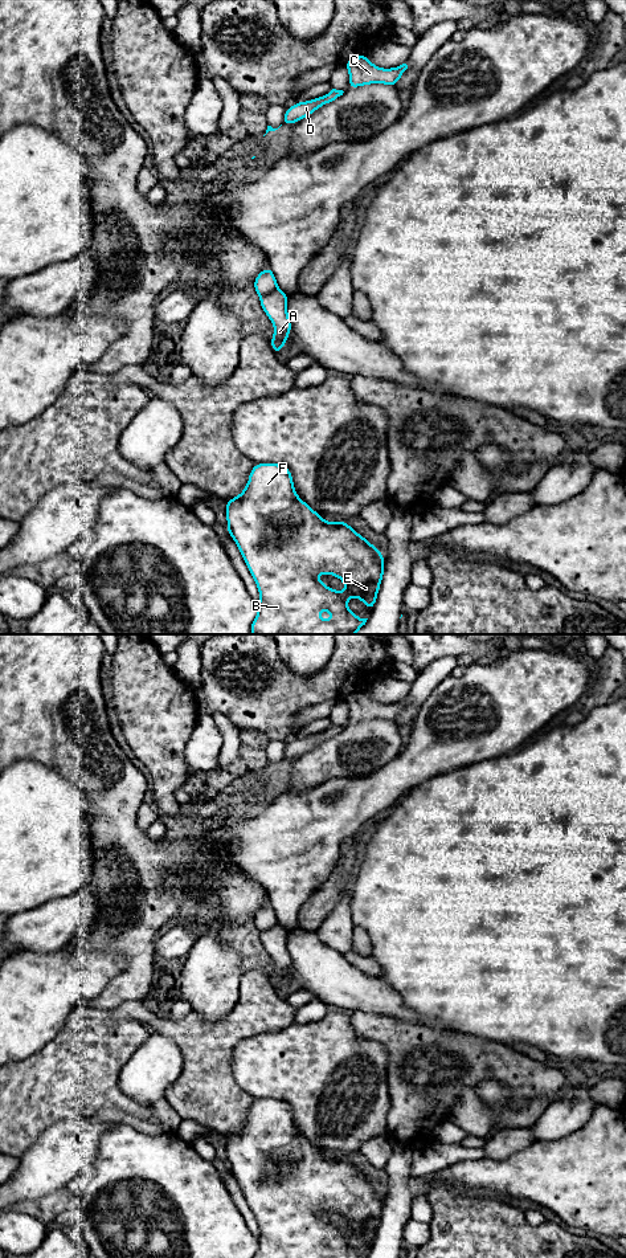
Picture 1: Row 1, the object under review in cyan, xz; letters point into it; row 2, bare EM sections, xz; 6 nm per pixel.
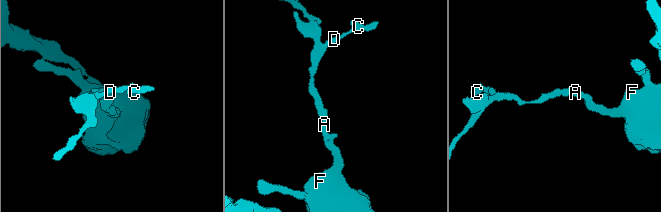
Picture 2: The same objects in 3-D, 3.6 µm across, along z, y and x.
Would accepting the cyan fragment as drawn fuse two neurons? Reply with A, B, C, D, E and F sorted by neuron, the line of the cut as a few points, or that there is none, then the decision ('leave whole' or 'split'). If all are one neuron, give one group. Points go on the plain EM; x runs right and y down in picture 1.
A B E F / C D | xz (277, 923), (261, 932) | split

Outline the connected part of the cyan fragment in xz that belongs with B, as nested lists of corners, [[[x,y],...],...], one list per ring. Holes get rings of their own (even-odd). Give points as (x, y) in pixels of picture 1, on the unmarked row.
[[[255,1099],[249,1110],[249,1118],[245,1122],[244,1127],[226,1137],[226,1156],[228,1156],[228,1168],[236,1177],[251,1212],[259,1226],[258,1237],[258,1249],[253,1258],[367,1258],[368,1254],[360,1254],[353,1250],[347,1237],[349,1233],[360,1234],[365,1242],[372,1246],[376,1239],[376,1233],[380,1226],[380,1220],[384,1212],[384,1190],[375,1184],[364,1172],[359,1171],[353,1164],[349,1163],[348,1157],[326,1157],[322,1155],[320,1149],[314,1147],[306,1137],[303,1137],[294,1124],[292,1110],[291,1107],[279,1099]],[[319,1209],[328,1209],[337,1212],[345,1221],[344,1228],[337,1228],[336,1225],[328,1224],[326,1220],[318,1216]],[[322,1245],[328,1246],[332,1250],[331,1257],[324,1257],[319,1253]]]

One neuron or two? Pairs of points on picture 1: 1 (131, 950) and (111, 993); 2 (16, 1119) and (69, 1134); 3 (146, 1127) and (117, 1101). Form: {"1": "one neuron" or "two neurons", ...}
{"1": "one neuron", "2": "two neurons", "3": "two neurons"}

